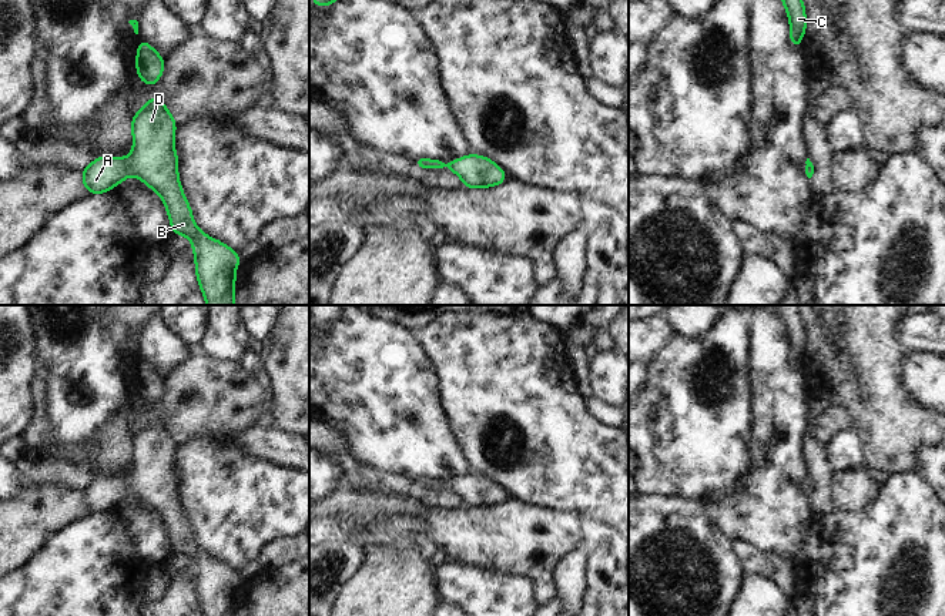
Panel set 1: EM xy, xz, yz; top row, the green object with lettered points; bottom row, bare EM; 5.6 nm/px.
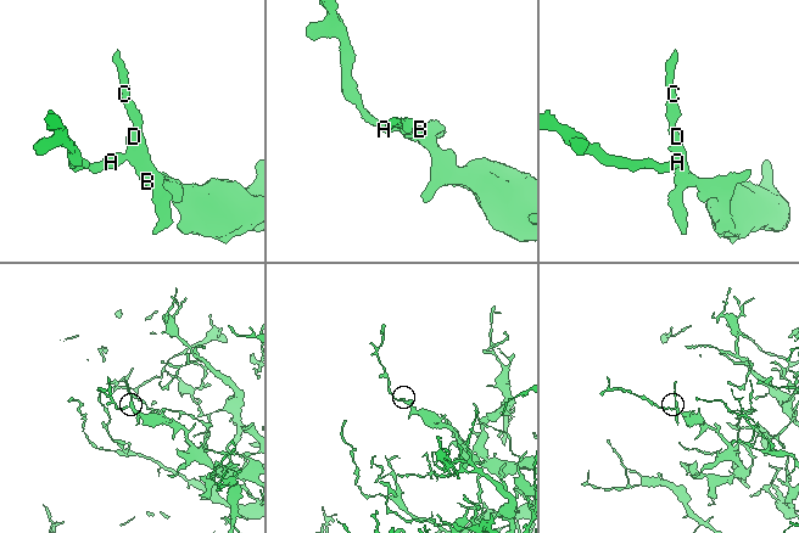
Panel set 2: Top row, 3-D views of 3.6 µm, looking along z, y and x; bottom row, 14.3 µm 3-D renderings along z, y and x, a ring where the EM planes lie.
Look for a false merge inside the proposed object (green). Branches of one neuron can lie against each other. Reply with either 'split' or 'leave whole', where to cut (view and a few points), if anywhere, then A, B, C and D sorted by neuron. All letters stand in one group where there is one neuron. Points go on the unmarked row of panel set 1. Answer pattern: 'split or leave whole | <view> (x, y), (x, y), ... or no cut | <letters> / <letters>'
leave whole | no cut | A B C D

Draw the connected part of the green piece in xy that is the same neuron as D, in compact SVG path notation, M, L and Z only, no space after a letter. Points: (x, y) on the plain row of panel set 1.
M154 416L133 435L133 461L134 466L130 476L103 476L90 482L83 491L83 503L90 513L101 513L113 509L123 502L130 493L137 495L145 505L157 510L168 530L172 553L185 555L192 562L195 575L195 593L204 616L234 616L235 613L235 589L241 582L238 572L218 559L201 552L192 538L192 530L182 512L178 498L178 478L174 468L177 442L164 425L160 416Z

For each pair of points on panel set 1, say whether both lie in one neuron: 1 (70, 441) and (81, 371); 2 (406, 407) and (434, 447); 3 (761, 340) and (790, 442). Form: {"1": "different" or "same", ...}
{"1": "same", "2": "same", "3": "same"}

